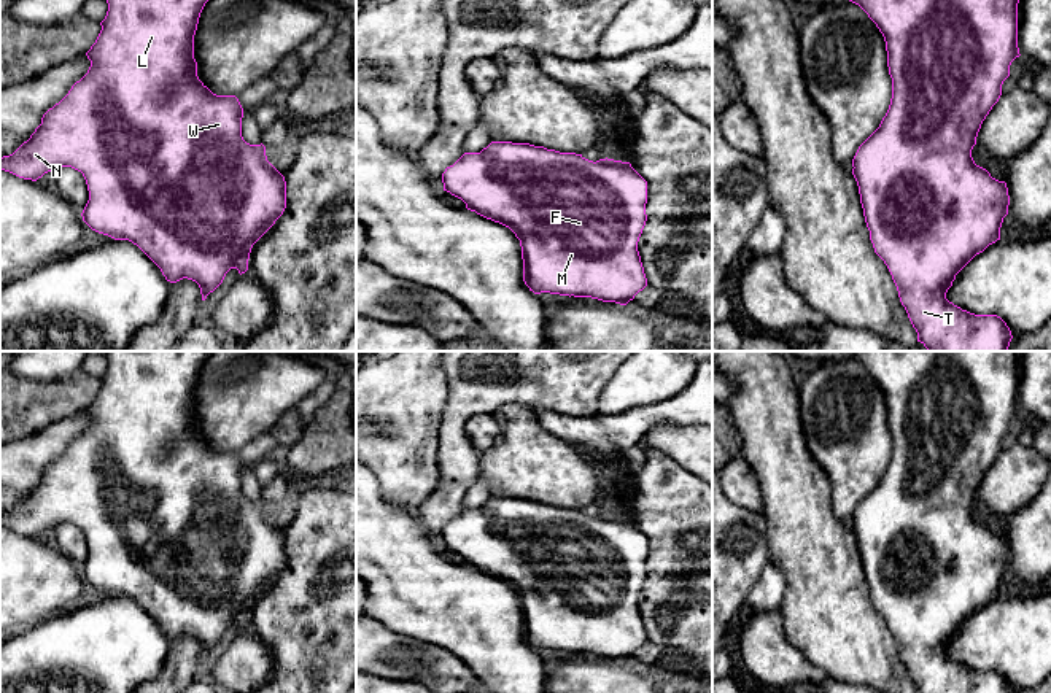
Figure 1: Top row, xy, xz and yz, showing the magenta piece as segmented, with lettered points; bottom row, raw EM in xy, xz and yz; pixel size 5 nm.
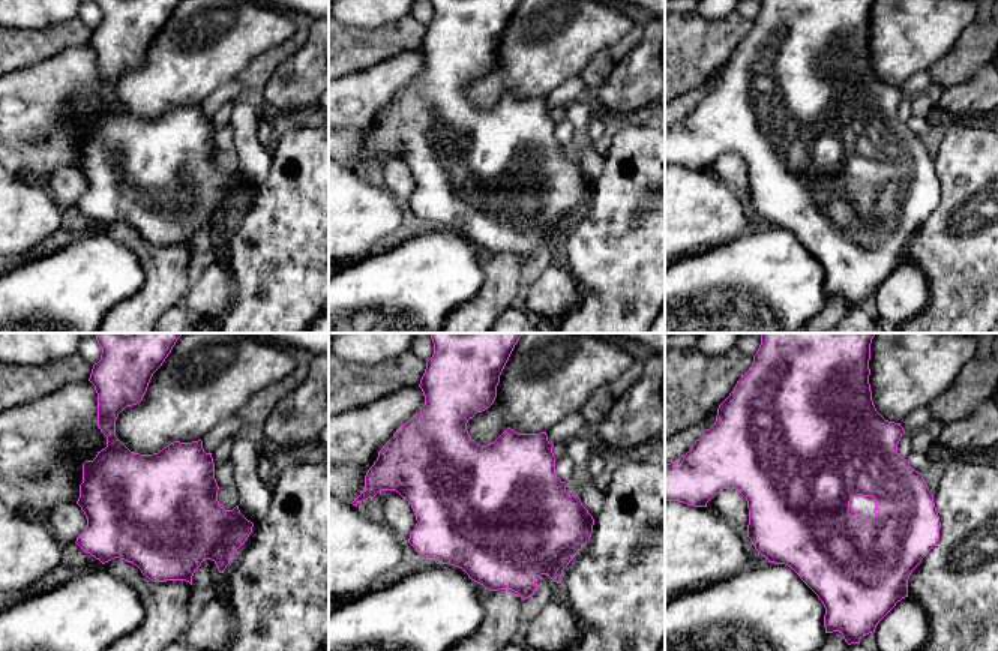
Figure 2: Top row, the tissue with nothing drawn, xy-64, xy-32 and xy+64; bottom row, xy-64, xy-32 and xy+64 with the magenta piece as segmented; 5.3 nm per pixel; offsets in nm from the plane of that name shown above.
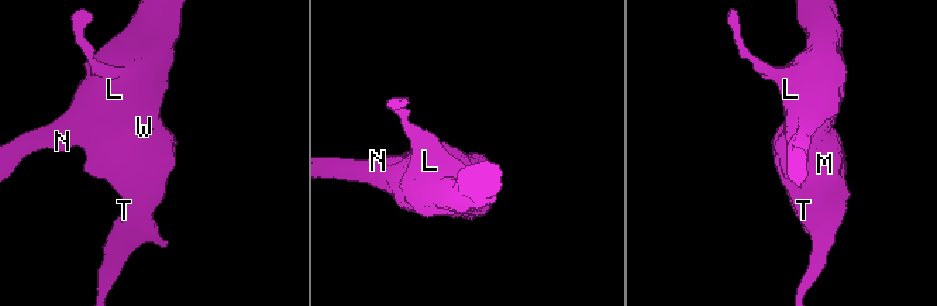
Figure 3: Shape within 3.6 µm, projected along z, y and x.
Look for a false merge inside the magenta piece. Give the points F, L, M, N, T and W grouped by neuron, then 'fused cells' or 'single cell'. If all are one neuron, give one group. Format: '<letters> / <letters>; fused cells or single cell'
F L M N T W; single cell

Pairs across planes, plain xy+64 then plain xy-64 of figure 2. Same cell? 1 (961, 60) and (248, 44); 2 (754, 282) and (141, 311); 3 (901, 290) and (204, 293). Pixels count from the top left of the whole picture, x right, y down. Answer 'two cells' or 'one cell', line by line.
1: two cells
2: two cells
3: one cell

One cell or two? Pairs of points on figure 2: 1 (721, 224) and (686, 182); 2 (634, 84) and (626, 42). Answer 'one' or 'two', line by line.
1: one
2: two

